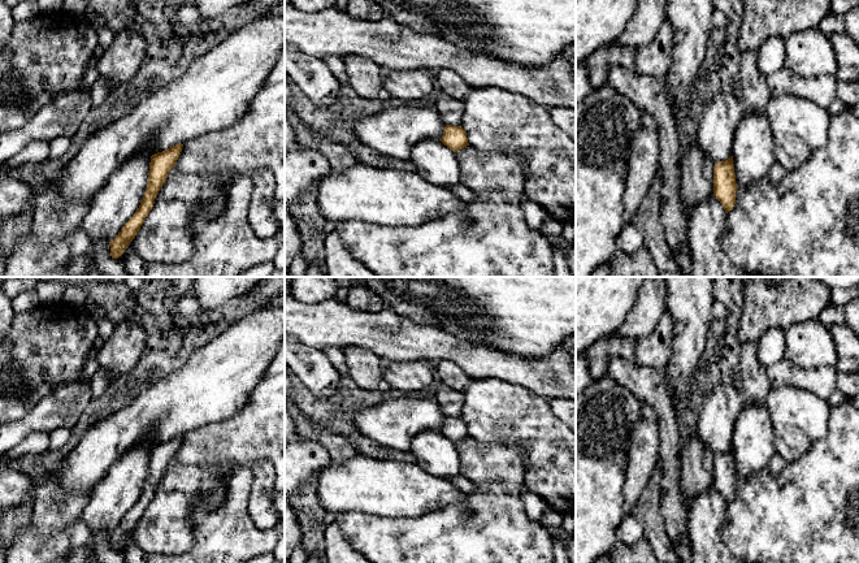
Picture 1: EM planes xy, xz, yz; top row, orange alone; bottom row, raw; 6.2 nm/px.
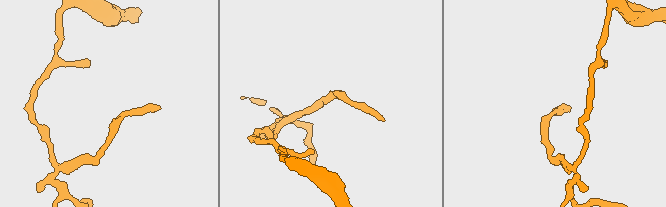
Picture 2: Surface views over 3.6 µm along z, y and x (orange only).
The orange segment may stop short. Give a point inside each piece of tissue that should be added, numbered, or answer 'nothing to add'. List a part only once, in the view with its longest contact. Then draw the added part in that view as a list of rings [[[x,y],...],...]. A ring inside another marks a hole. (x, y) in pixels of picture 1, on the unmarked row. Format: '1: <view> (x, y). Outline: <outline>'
nothing to add

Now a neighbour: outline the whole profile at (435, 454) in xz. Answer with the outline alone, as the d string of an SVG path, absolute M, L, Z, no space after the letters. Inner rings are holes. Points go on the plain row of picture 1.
M422 430L411 443L415 463L425 472L439 477L460 473L460 458L454 442L439 430Z

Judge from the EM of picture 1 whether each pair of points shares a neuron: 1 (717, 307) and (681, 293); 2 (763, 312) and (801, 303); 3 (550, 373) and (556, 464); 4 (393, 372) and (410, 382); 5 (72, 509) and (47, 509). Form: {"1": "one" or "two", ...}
{"1": "two", "2": "one", "3": "two", "4": "one", "5": "one"}

